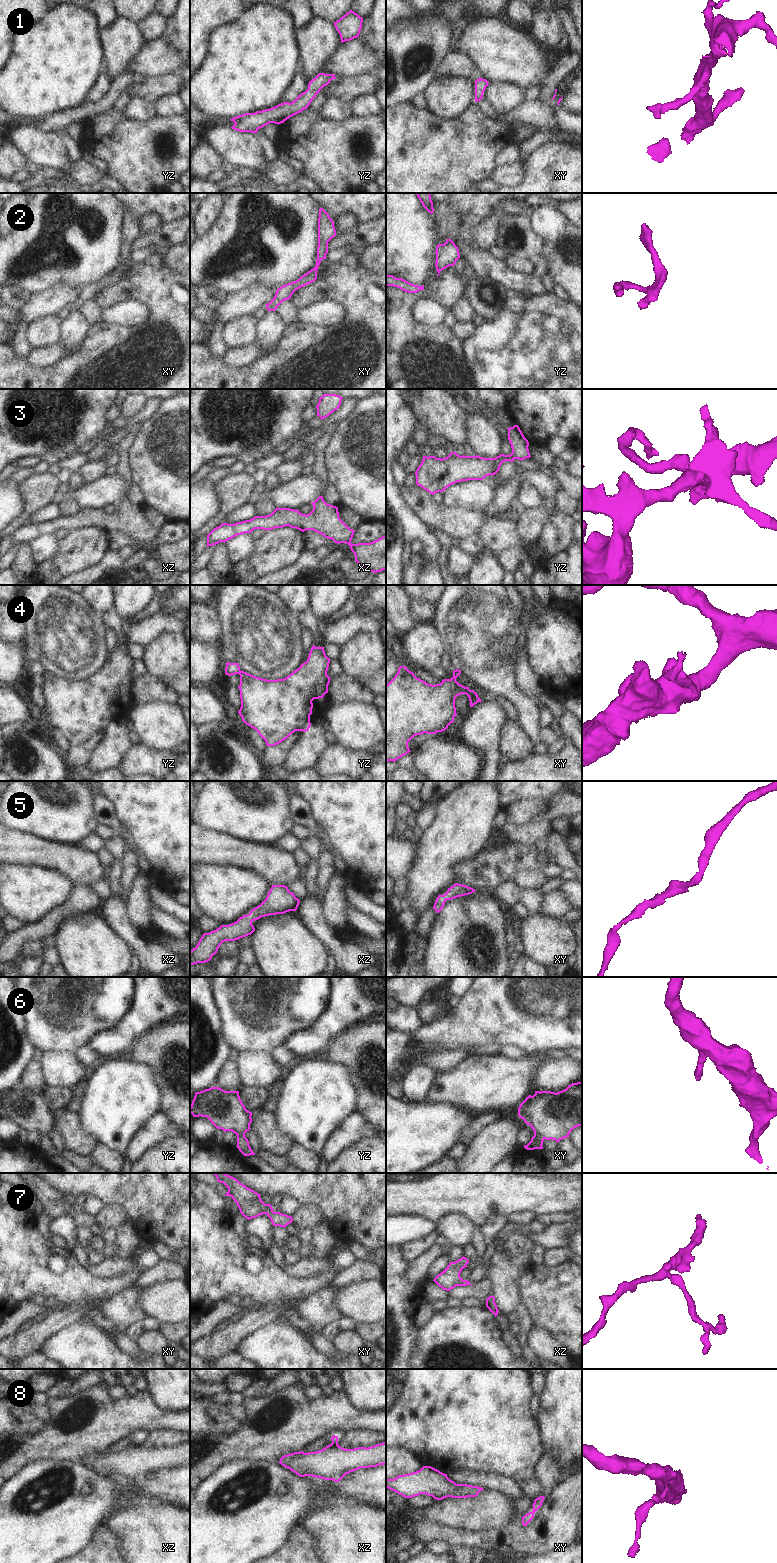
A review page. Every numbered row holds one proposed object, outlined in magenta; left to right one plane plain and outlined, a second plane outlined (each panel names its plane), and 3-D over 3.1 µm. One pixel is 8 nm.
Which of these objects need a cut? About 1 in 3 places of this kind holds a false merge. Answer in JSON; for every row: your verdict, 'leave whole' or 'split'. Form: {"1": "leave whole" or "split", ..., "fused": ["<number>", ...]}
{"1": "leave whole", "2": "leave whole", "3": "leave whole", "4": "split", "5": "leave whole", "6": "leave whole", "7": "leave whole", "8": "split", "fused": ["4", "8"]}

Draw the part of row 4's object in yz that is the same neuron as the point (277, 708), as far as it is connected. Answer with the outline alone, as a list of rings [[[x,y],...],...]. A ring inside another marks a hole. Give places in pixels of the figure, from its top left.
[[[313,645],[307,661],[284,679],[267,680],[241,671],[238,687],[241,707],[238,713],[242,721],[258,732],[266,746],[281,743],[295,731],[308,731],[311,726],[312,701],[328,693],[331,679],[327,675],[329,663],[330,658],[326,656],[324,647]]]

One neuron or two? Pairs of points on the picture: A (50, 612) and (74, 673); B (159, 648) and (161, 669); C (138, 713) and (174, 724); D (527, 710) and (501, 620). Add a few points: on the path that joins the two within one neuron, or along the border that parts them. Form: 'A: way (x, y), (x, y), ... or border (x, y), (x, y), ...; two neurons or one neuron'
A: way (62, 627), (70, 636), (74, 647), (74, 658); one neuron
B: way (161, 653), (161, 664); one neuron
C: way (147, 719), (156, 724), (165, 724); one neuron
D: way (508, 688), (483, 649), (485, 642); one neuron

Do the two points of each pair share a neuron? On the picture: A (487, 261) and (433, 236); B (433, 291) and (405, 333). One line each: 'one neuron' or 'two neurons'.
A: two neurons
B: one neuron

